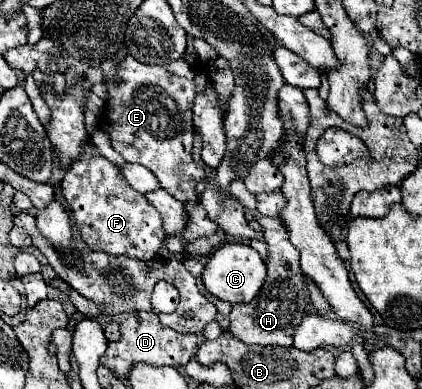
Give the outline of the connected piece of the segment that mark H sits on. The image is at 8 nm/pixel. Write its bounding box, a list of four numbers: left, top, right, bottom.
[229,179,307,347]

